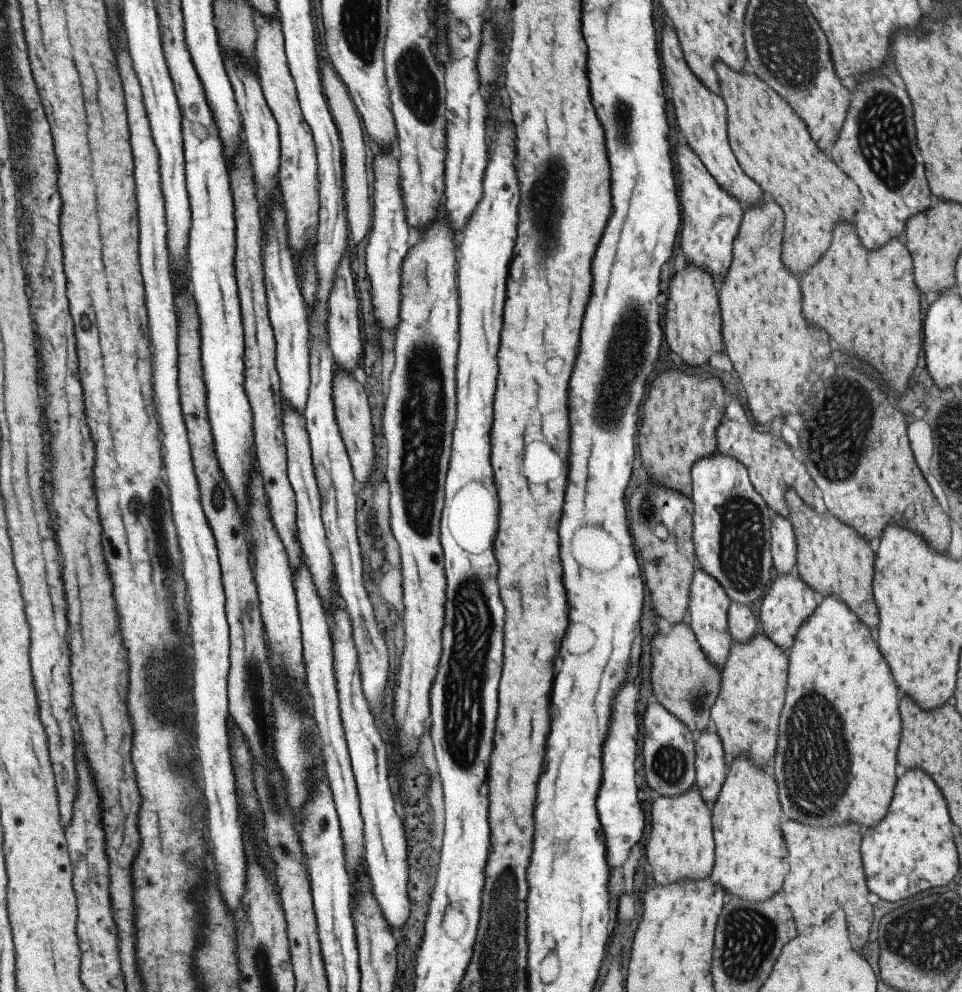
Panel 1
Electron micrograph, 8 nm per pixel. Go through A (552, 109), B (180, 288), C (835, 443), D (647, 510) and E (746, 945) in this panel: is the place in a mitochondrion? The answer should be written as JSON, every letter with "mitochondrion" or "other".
{"A":"other","B":"other","C":"mitochondrion","D":"mitochondrion","E":"mitochondrion"}

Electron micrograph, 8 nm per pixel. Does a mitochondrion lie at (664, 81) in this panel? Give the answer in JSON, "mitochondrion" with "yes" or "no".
{"mitochondrion":"no"}

